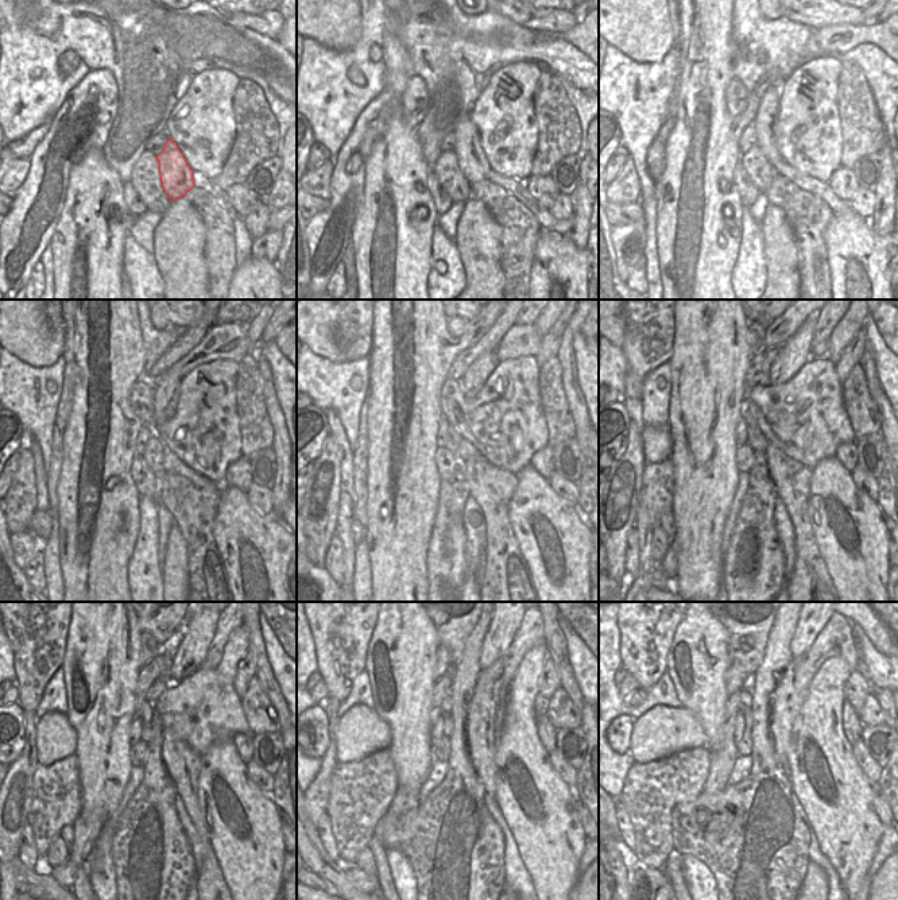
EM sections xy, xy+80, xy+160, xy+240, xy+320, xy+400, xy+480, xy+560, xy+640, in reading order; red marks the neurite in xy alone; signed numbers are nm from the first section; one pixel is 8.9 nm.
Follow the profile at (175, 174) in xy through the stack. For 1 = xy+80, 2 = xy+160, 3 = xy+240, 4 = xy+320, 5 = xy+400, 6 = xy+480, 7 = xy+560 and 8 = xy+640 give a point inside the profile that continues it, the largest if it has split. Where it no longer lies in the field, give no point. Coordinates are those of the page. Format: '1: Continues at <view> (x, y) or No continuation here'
1: Continues at xy+80 (471, 158)
2: Continues at xy+160 (766, 120)
3: Continues at xy+240 (166, 397)
4: Continues at xy+320 (477, 373)
5: Continues at xy+400 (796, 351)
6: Continues at xy+480 (190, 649)
7: Continues at xy+560 (502, 630)
8: Continues at xy+640 (808, 629).

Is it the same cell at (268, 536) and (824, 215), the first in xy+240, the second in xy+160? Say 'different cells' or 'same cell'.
different cells

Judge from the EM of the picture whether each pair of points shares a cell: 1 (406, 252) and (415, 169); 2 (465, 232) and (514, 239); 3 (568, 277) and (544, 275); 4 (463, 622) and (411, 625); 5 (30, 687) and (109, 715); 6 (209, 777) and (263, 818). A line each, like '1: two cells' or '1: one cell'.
1: one cell
2: two cells
3: one cell
4: two cells
5: two cells
6: one cell

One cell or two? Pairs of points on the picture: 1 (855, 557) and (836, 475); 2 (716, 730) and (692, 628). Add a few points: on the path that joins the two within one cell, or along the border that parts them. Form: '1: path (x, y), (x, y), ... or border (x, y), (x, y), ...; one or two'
1: path (837, 539), (836, 497); one
2: path (708, 705), (700, 687), (700, 653); one

